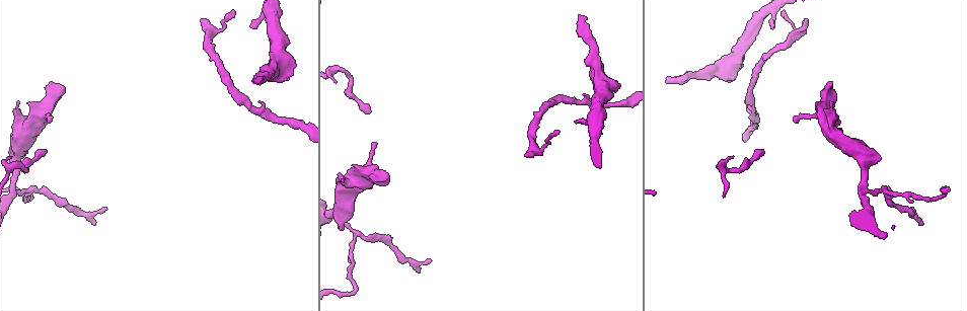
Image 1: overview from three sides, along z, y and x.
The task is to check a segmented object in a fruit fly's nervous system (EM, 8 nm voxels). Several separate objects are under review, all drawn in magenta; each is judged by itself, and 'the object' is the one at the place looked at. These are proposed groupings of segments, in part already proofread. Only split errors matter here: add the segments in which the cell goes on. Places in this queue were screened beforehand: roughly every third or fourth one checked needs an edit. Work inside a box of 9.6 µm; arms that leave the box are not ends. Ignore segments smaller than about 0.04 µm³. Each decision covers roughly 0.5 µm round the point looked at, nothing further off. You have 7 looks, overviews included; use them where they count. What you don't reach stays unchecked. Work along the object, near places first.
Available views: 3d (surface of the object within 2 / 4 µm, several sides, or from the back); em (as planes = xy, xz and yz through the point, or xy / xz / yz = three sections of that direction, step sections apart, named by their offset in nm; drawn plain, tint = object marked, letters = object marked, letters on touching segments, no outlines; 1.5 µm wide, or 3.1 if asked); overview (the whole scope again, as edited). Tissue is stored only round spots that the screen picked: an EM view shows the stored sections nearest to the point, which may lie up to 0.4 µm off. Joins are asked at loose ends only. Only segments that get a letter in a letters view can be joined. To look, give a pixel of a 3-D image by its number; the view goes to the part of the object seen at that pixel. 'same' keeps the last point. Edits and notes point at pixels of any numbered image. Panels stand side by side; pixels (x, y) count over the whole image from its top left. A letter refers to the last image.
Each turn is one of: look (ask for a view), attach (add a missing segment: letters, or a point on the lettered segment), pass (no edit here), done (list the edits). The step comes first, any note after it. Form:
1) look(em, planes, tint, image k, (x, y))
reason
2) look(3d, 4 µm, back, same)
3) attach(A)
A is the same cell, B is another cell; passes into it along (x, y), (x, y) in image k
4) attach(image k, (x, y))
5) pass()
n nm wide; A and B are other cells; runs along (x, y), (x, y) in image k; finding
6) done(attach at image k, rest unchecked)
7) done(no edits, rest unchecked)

look(em, planes, letters, image 1, (579, 16))
an open end

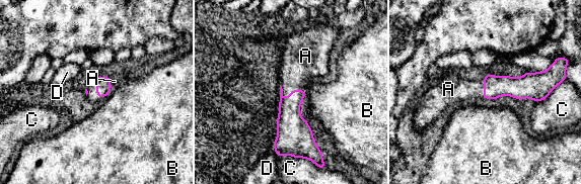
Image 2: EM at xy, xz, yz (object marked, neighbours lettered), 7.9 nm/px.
attach(A)
A is the same cell, B, C and D are other cells; passes into it along (103, 86), (110, 85), (115, 81) in image 2; the cell continues

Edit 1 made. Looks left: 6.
look(overview)

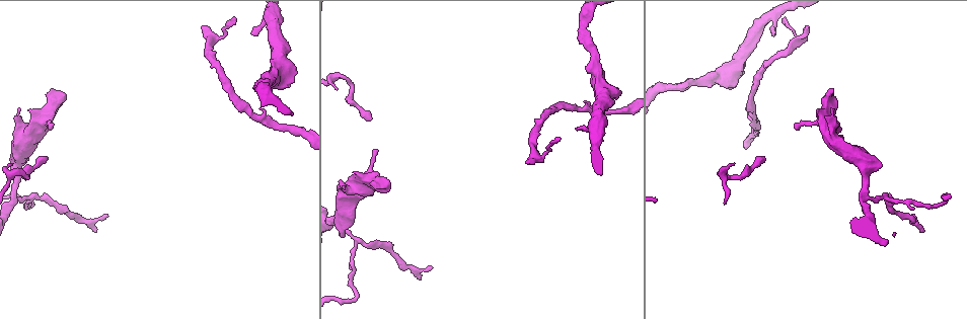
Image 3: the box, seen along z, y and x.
look(em, yz, step 8, letters, image 3, (808, 28))
an open end

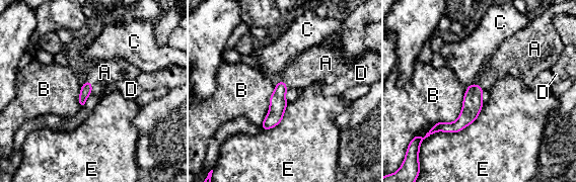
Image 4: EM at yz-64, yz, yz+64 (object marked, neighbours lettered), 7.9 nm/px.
look(em, xy, step 8, letters, same)

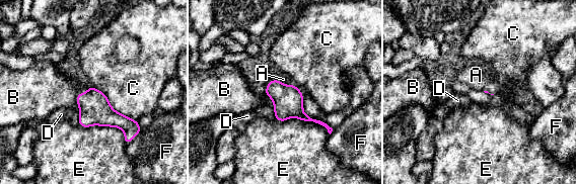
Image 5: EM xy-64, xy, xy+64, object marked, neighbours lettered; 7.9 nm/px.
attach(A)
A is the same cell, B, C, D, E and F are other cells; passes into it along (288, 101), (284, 84), (283, 79) in image 5; it goes on there

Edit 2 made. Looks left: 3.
done(attach at image 2, attach at image 5, rest unchecked)

